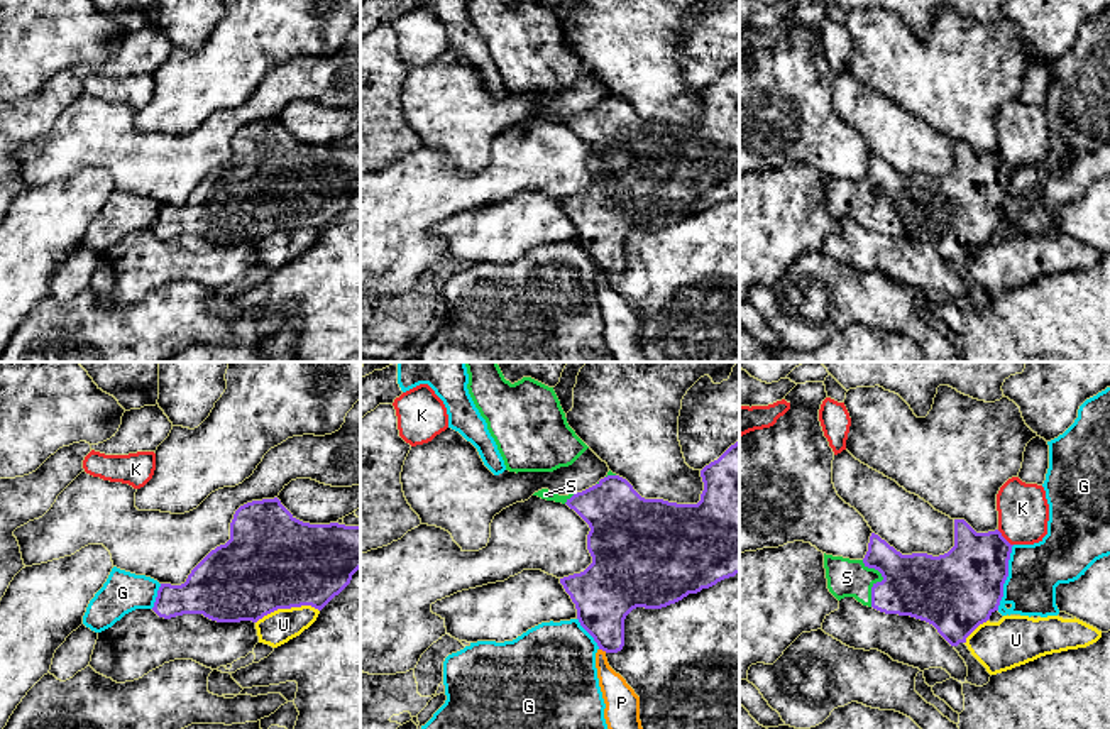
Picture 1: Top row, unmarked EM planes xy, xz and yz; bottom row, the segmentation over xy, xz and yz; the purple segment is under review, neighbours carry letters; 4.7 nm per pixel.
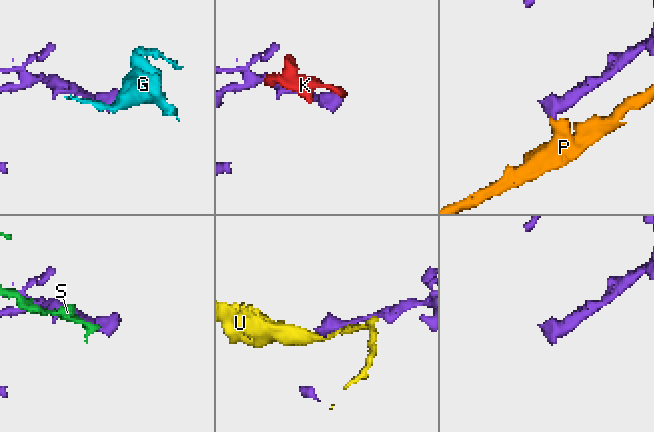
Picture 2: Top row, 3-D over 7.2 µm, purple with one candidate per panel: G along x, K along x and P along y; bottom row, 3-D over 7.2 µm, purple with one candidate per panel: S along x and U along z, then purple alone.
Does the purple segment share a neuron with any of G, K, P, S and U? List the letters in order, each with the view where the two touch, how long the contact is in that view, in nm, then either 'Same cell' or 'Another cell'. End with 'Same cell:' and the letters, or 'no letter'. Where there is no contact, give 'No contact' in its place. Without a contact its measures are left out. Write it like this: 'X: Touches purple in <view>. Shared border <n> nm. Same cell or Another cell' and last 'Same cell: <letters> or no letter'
G: Touches purple in yz. Shared border 320 nm. Another cell
K: Touches purple in yz. Shared border 110 nm. Another cell
P: Touches purple in xz. Shared border 40 nm. Another cell
S: Touches purple in yz. Shared border 220 nm. Same cell
U: Touches purple in xy. Shared border 320 nm. Another cell
Same cell: S

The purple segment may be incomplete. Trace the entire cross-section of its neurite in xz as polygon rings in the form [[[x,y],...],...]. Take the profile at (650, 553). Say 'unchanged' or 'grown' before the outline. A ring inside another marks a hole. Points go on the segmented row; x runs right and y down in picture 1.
grown | [[[739,440],[701,470],[704,491],[697,504],[645,499],[611,470],[596,485],[569,496],[541,489],[533,496],[567,504],[591,528],[592,563],[560,578],[577,609],[580,626],[599,650],[624,646],[624,619],[636,609],[662,609],[739,573]]]

